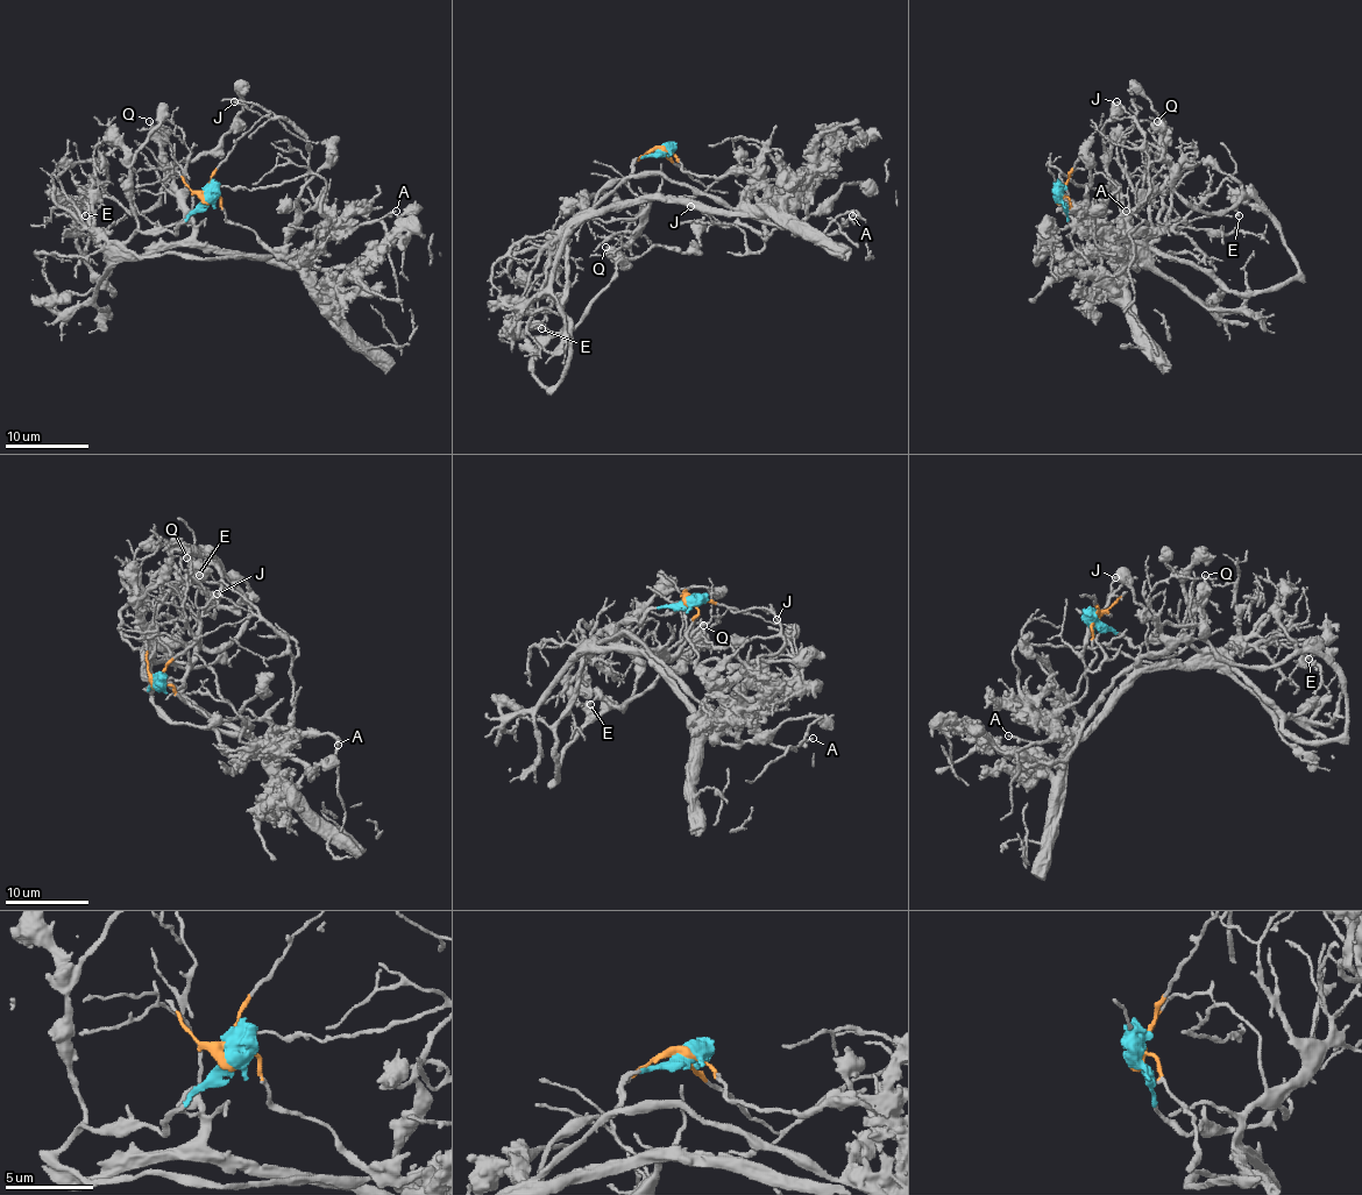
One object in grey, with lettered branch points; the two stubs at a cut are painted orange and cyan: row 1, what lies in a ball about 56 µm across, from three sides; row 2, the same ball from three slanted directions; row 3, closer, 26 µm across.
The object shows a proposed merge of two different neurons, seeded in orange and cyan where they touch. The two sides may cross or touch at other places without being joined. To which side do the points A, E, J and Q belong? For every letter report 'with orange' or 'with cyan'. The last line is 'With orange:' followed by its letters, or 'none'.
A: with orange
E: with cyan
J: with orange
Q: with cyan
With orange: A, J

